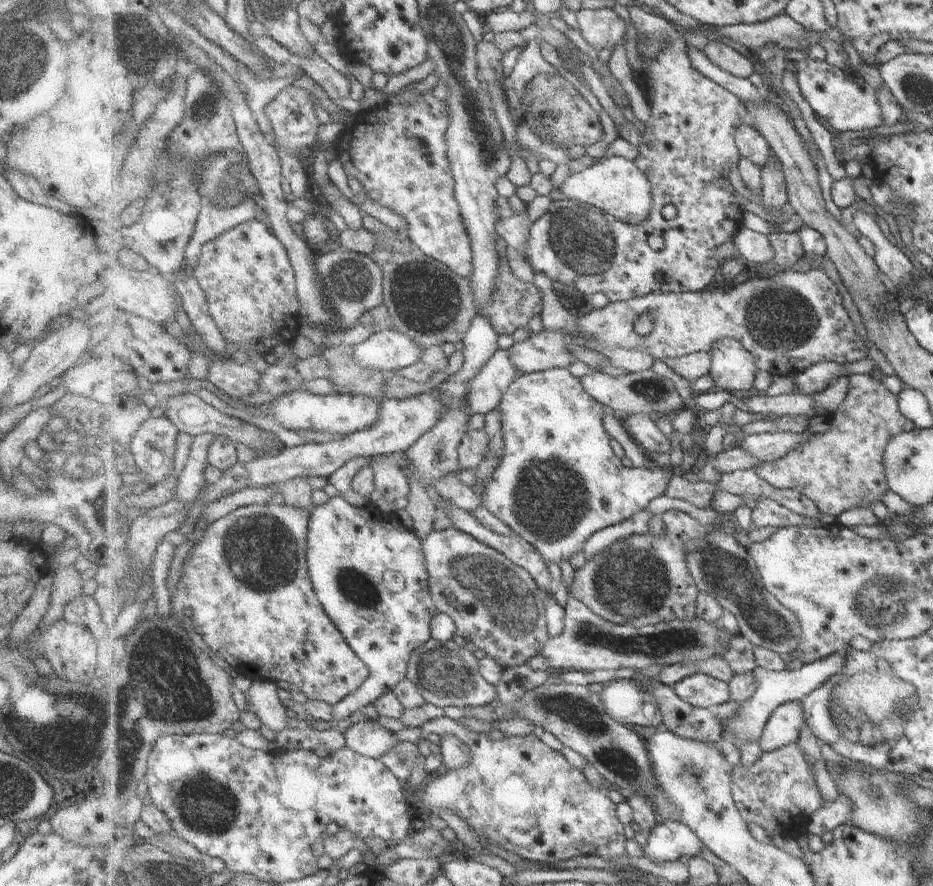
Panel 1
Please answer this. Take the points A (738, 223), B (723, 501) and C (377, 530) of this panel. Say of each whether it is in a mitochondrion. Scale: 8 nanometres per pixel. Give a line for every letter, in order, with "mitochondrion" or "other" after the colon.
A: other
B: other
C: other

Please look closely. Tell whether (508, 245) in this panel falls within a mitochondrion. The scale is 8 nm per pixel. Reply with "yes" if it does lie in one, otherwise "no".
no

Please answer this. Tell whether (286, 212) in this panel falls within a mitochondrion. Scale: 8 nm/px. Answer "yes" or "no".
no

